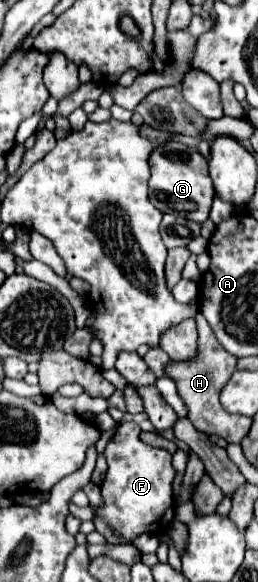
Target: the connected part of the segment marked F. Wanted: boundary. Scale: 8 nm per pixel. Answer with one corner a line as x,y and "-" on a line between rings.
122,422
104,448
108,462
106,478
100,486
104,504
94,508
94,526
106,538
106,544
132,544
144,532
162,534
168,530
168,522
174,520
172,454
144,444
140,432
136,422

